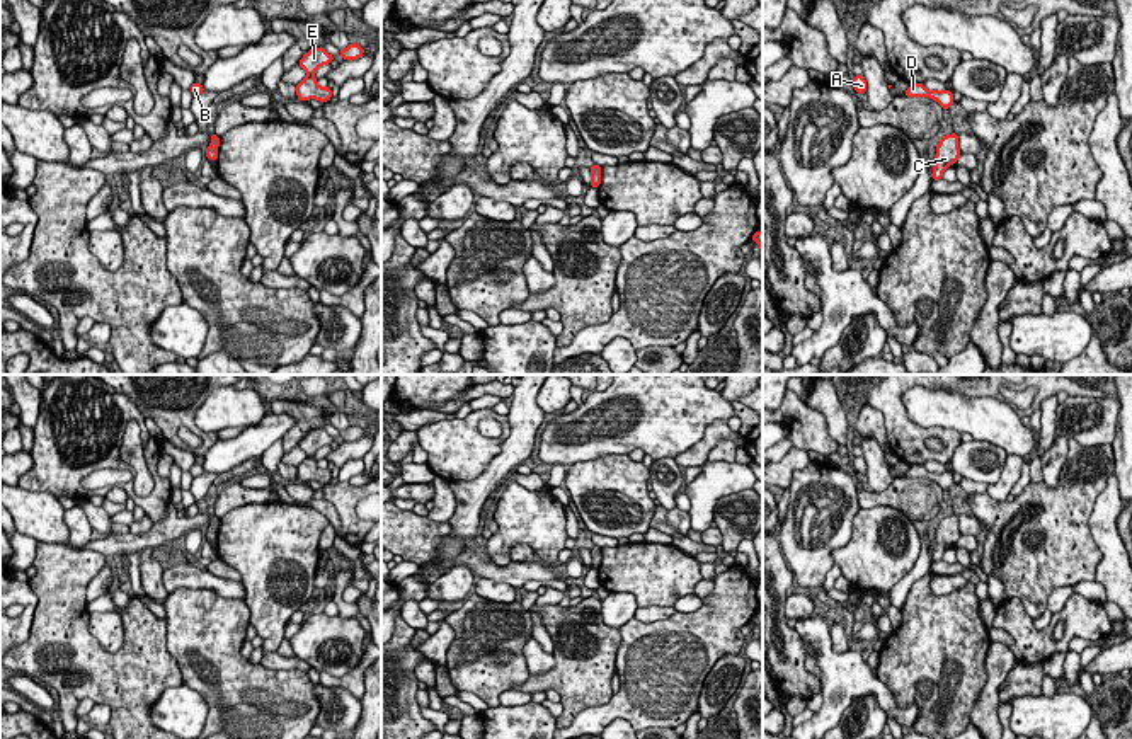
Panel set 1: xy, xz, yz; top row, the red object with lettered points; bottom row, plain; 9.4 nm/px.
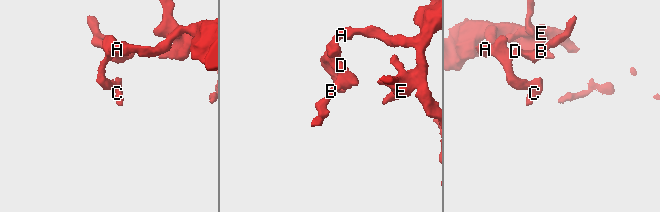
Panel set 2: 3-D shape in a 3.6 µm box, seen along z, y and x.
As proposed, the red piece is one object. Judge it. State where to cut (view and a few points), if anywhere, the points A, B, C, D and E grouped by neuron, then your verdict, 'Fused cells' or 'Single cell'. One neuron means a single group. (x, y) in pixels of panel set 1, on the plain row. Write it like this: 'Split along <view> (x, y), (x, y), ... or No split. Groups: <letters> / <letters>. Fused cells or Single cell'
No split. Groups: A B C D E. Single cell

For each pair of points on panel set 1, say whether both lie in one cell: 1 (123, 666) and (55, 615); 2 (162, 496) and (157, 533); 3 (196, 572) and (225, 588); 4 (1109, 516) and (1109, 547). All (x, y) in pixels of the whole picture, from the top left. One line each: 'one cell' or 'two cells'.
1: one cell
2: two cells
3: one cell
4: one cell

